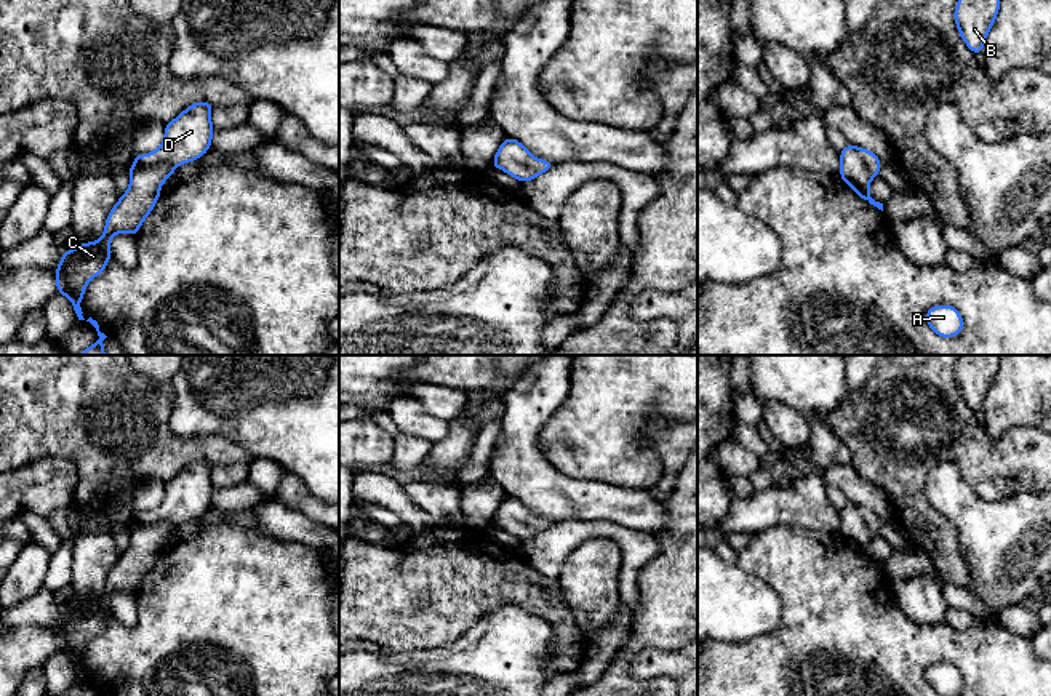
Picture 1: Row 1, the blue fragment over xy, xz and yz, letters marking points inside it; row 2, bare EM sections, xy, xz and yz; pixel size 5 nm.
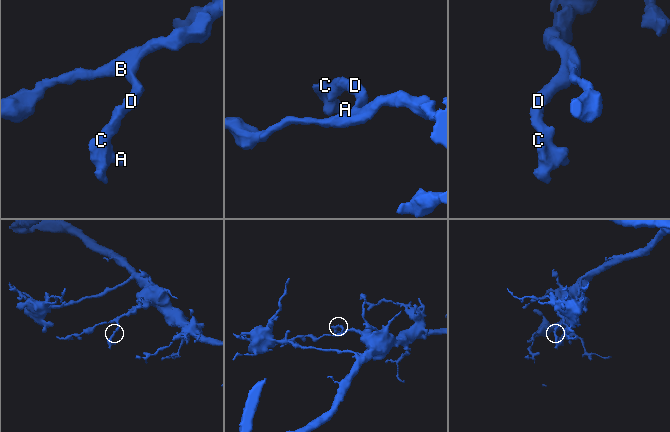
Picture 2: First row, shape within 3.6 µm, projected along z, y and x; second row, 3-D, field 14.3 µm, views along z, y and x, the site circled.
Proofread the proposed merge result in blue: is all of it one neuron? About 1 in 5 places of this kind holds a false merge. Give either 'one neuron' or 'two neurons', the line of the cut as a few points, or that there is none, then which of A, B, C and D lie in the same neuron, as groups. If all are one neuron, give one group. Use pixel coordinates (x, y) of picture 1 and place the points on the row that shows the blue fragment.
one neuron; cut none; groups A B C D

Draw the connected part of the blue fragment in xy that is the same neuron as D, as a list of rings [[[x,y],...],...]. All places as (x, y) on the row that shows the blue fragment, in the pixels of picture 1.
[[[198,101],[166,123],[162,146],[152,154],[134,157],[130,166],[130,187],[110,210],[102,237],[80,243],[61,256],[54,270],[56,288],[74,304],[78,320],[85,320],[78,302],[88,282],[98,277],[112,258],[110,238],[118,232],[136,235],[155,206],[162,184],[173,176],[174,168],[202,158],[211,149],[213,109],[210,102]]]

